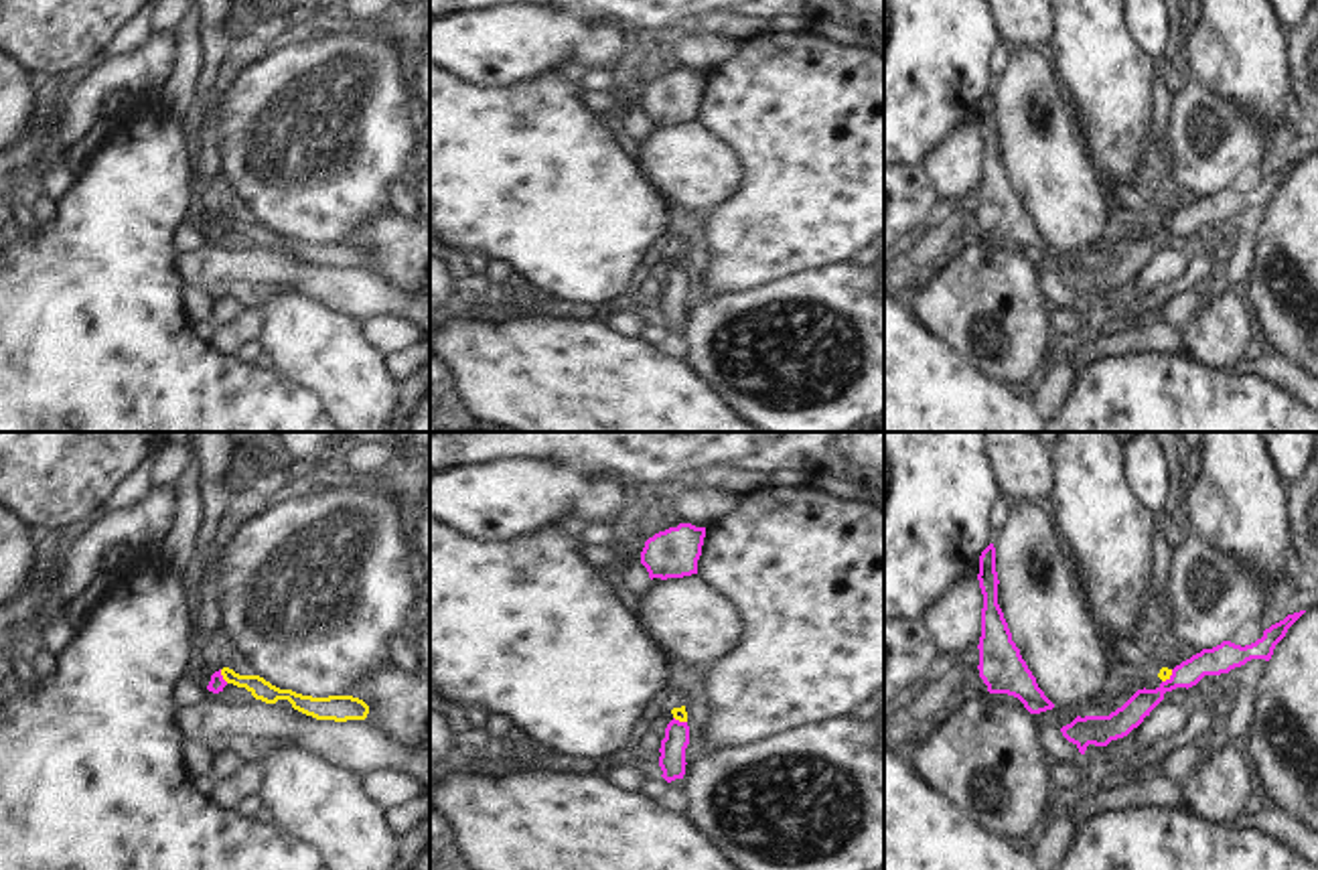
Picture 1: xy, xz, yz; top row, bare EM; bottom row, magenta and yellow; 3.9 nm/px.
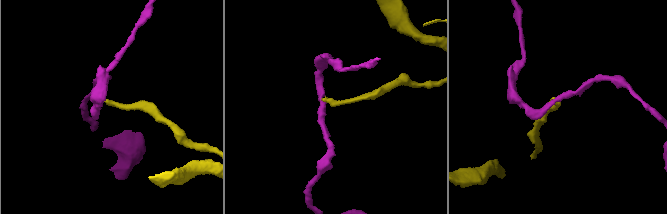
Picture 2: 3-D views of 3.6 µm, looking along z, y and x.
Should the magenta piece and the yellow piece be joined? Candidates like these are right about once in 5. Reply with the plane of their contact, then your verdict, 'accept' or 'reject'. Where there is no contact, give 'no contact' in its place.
meets magenta in xy; reject

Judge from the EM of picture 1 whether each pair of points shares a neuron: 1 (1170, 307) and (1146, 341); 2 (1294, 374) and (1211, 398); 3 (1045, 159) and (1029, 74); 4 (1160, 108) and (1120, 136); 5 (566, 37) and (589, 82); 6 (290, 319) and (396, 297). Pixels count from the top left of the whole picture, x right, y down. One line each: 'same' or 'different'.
1: different
2: different
3: same
4: different
5: different
6: different

